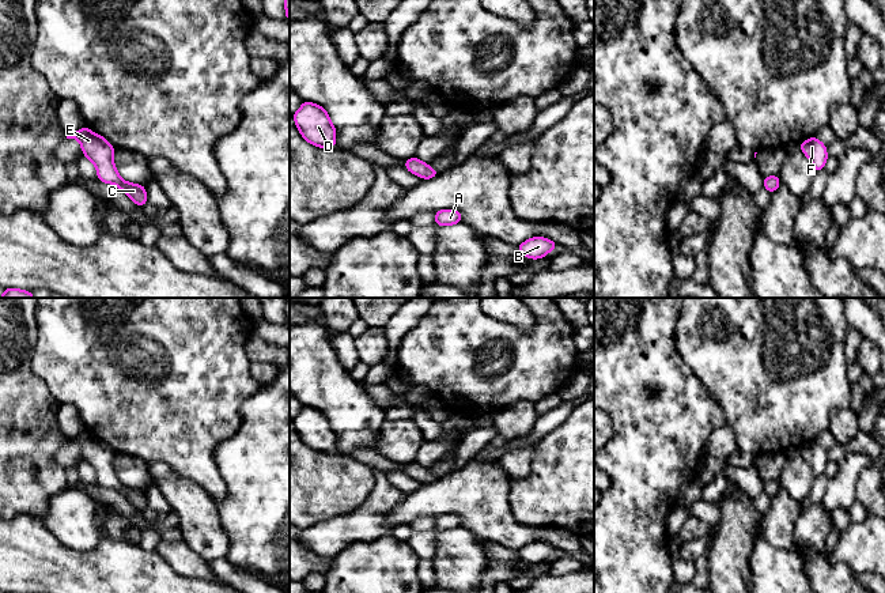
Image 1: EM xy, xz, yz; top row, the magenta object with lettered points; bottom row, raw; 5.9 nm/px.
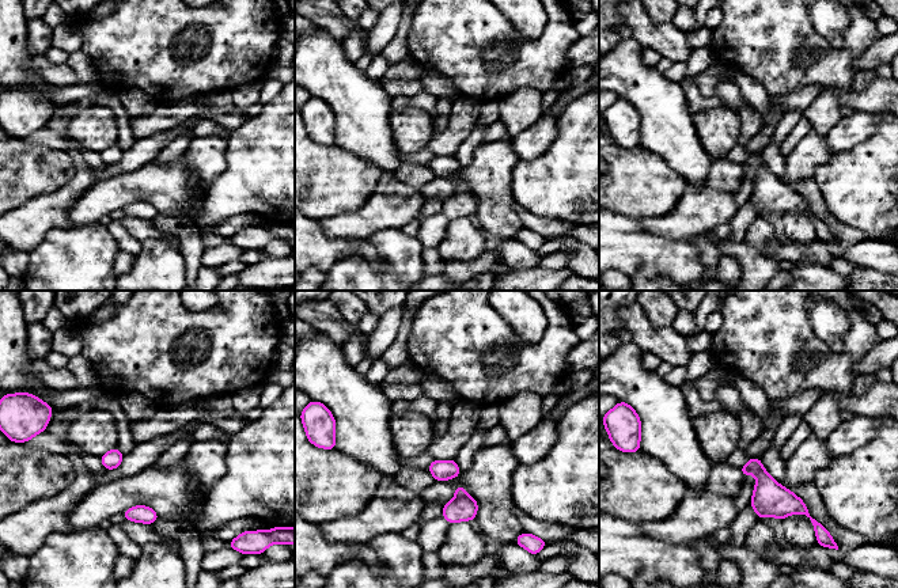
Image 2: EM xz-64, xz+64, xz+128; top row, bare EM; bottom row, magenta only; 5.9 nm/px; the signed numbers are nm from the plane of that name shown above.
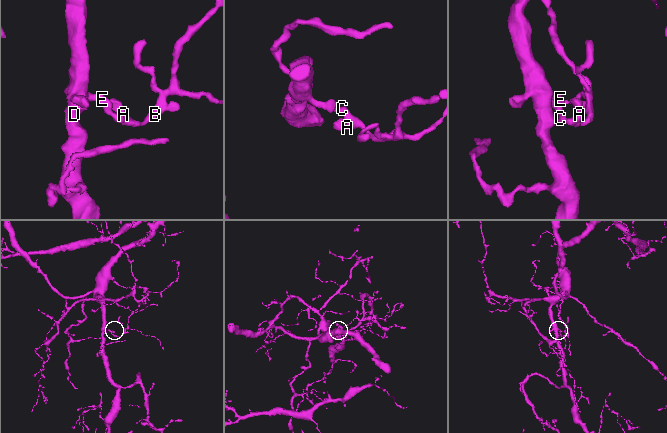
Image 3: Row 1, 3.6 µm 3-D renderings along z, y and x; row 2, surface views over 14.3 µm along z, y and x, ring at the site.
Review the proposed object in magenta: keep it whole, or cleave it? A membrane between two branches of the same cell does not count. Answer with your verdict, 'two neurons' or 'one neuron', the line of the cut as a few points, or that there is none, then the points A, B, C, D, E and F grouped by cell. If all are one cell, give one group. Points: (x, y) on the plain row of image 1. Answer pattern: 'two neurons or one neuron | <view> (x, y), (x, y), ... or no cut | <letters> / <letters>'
one neuron | no cut | A B C D E F

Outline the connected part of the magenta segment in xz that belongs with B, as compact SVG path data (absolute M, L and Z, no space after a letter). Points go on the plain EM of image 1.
M533 541L518 549L519 559L529 562L532 564L544 563L552 554L557 552L559 548L542 543Z

